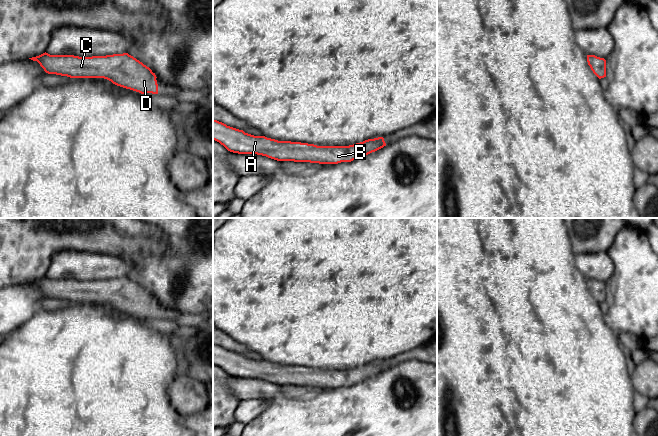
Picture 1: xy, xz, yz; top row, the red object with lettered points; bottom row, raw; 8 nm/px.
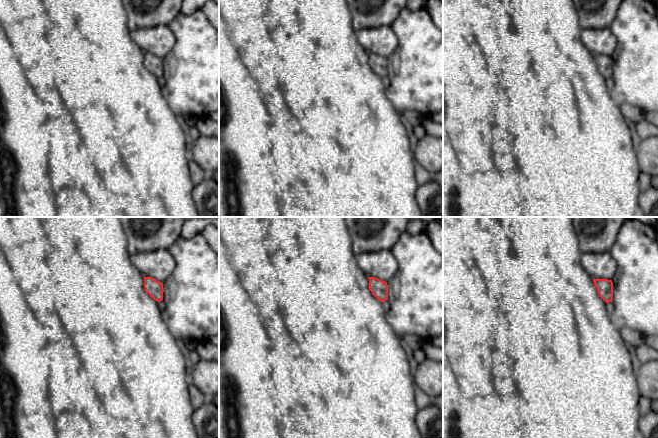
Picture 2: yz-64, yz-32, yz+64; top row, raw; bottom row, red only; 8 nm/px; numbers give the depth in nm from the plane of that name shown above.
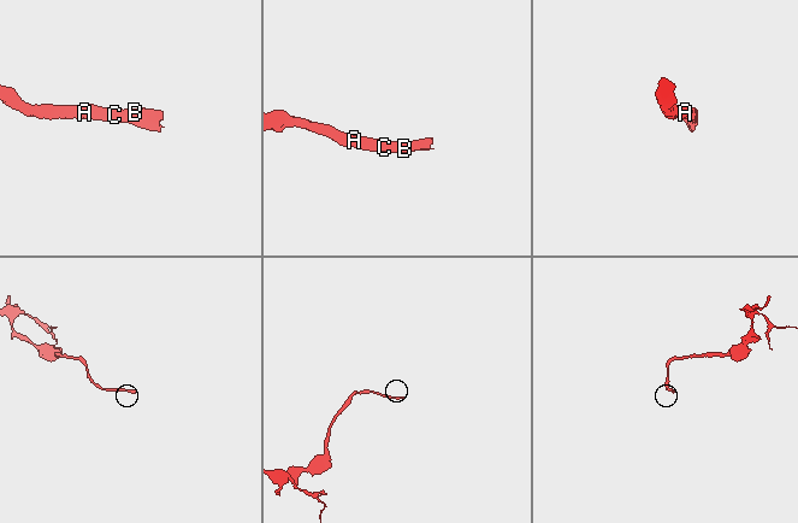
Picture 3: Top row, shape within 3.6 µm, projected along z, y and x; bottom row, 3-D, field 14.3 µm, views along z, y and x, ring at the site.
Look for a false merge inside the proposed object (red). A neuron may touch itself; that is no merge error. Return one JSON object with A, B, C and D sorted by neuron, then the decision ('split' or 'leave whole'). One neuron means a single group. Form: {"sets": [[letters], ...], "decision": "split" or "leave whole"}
{"sets": [["A", "B", "C", "D"]], "decision": "leave whole"}

